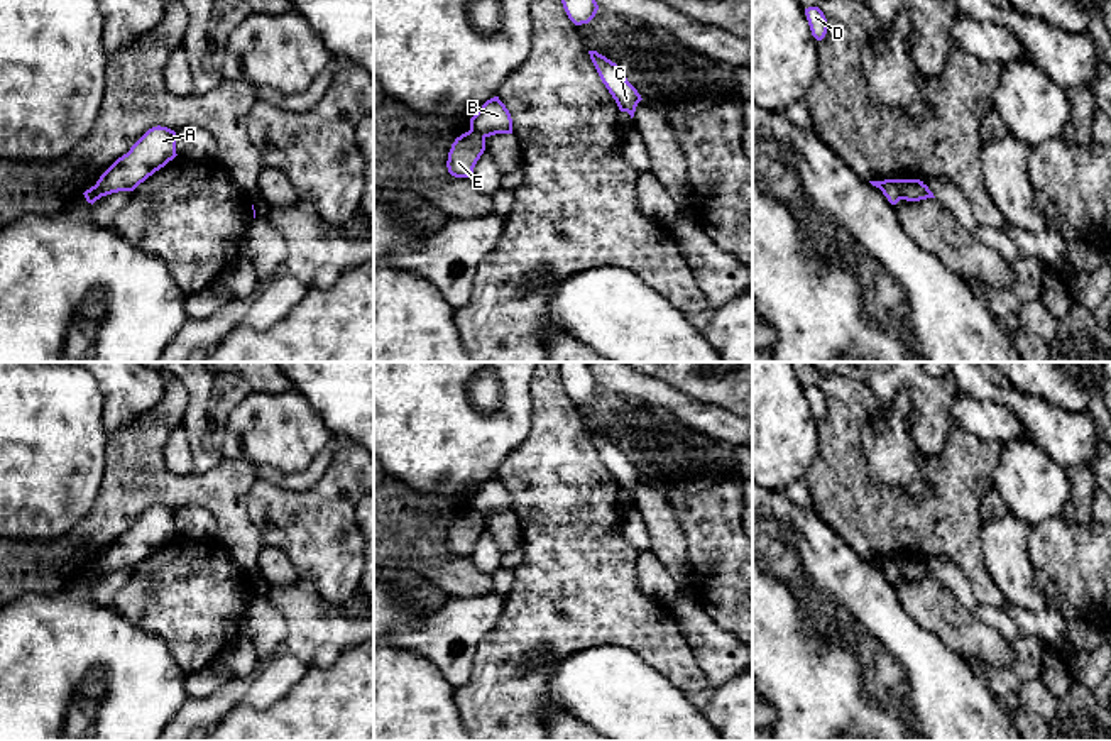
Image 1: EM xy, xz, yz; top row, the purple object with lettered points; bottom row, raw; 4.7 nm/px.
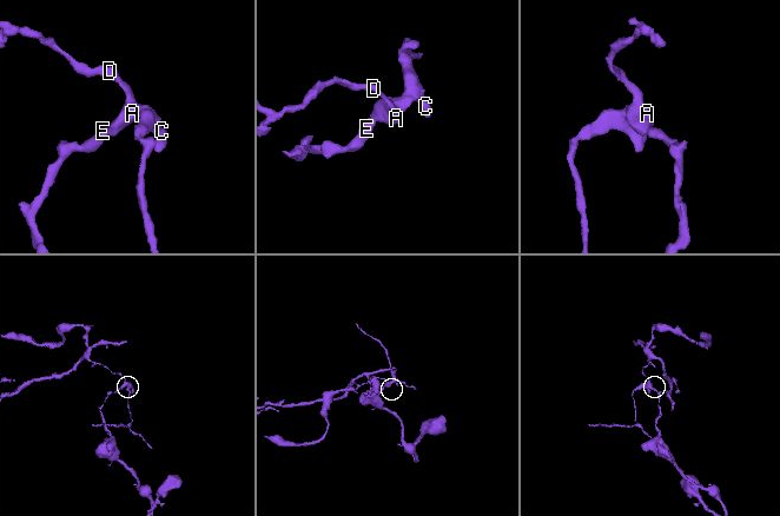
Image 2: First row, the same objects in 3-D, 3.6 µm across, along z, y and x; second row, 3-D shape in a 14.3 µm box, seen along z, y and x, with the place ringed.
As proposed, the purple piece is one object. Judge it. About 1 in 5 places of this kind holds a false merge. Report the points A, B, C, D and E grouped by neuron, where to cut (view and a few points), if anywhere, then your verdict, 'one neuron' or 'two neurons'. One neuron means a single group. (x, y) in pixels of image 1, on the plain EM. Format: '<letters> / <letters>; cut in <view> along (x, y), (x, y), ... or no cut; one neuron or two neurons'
A B C D / E; cut in yz along (905, 559), (900, 577); two neurons

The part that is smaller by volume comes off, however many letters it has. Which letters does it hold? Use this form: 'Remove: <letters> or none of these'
Remove: A, B, C, D

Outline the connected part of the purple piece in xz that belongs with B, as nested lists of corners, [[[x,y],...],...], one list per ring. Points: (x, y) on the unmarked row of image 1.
[[[494,475],[470,497],[470,509],[484,516],[495,513],[512,513],[512,497],[506,484]]]

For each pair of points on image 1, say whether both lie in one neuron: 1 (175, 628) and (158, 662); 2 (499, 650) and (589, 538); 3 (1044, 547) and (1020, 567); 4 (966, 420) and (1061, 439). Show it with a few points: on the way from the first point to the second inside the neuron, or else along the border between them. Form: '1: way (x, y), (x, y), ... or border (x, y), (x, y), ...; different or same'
1: border (132, 623), (158, 635), (186, 674); different
2: way (526, 623), (577, 572), (577, 565); same
3: border (1028, 528), (1028, 557), (1035, 579), (1049, 592); different
4: border (998, 403), (1020, 420), (1030, 437); different

